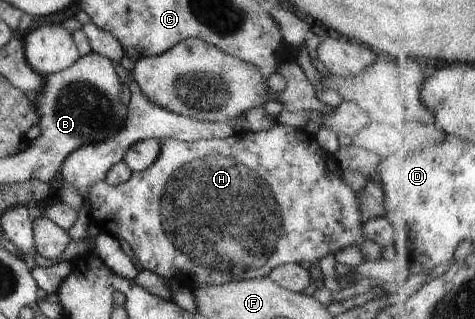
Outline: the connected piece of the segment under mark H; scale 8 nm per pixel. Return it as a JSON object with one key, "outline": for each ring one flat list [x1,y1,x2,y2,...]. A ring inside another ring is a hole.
{"outline":[[276,123,267,131,234,132,225,139,197,139,191,142,159,139,159,153,149,167,132,173,121,185,111,187,104,181,97,181,87,189,88,222,95,225,99,232,109,233,117,239,127,241,139,269,147,269,161,278,174,280,191,290,201,285,223,285,226,282,265,277,274,267,281,264,318,262,321,257,329,253,335,254,339,249,345,249,353,243,362,248,367,255,373,255,377,251,372,250,363,239,362,223,359,223,359,199,355,191,343,183,341,174,342,169,334,154,323,151,317,145,314,134,309,135,306,131,280,123]]}

